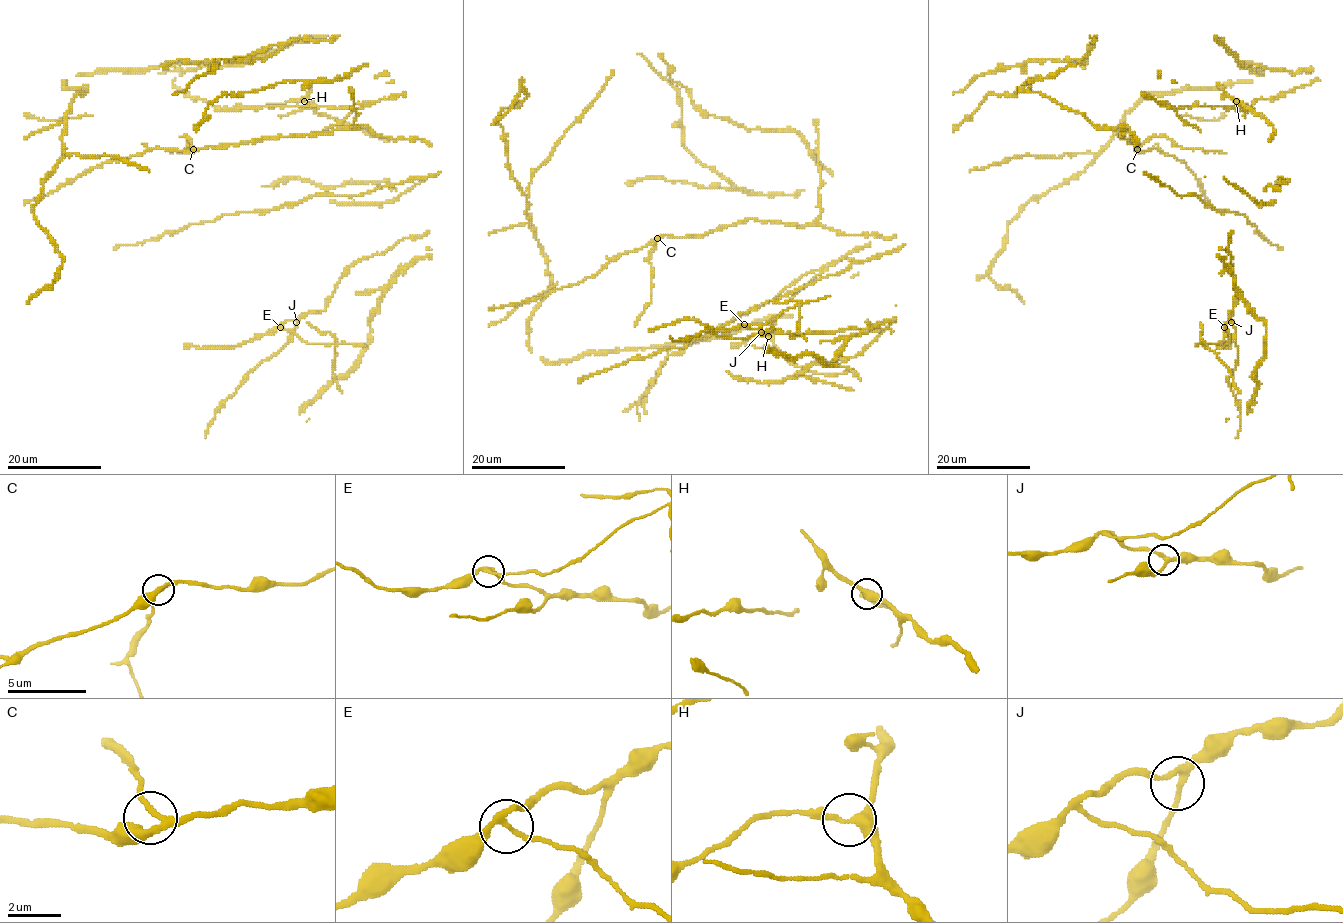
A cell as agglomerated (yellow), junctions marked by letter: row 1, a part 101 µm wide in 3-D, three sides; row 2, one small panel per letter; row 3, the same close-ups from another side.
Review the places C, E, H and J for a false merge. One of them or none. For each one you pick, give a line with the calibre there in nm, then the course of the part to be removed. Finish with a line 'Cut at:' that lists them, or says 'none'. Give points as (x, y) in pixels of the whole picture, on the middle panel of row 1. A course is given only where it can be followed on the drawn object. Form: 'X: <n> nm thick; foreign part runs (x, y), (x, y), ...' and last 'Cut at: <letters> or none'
E: 190 nm thick; foreign part runs (745, 325), (764, 325), (797, 305), (797, 332), (806, 340)
Cut at: E

